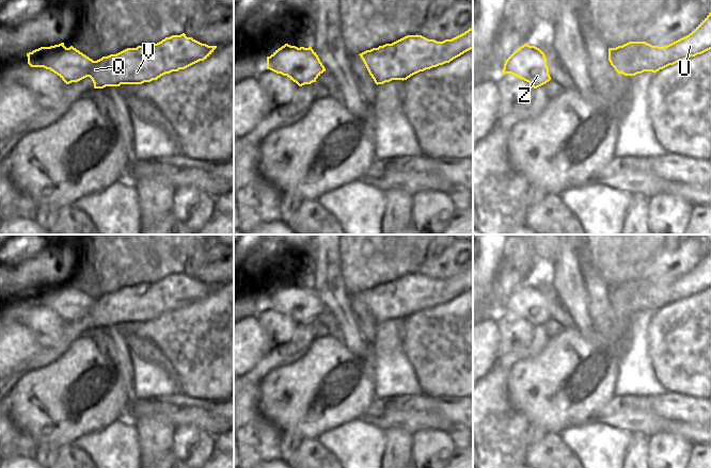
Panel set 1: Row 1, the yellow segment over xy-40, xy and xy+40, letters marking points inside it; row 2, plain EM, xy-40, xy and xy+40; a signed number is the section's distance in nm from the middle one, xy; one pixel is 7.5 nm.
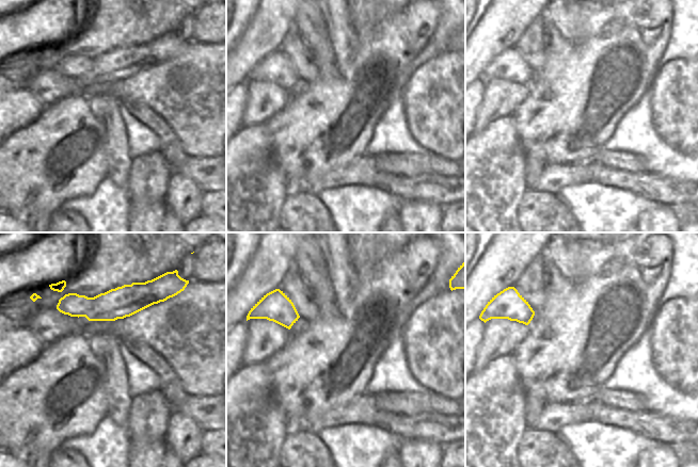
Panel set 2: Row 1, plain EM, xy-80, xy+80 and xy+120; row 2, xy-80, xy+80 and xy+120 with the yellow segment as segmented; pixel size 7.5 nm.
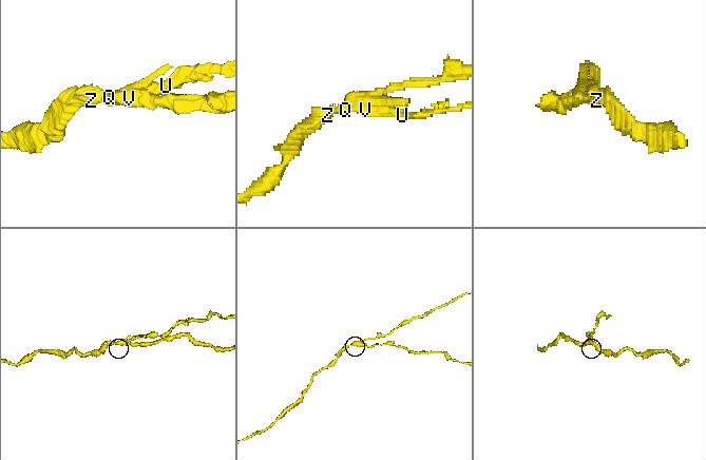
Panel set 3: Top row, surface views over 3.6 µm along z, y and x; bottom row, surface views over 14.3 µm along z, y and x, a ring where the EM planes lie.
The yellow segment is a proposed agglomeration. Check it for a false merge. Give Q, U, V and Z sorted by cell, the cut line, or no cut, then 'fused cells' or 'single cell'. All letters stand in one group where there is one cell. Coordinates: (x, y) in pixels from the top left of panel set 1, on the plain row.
Q V Z / U | xy (377, 287), (419, 299), (421, 309) | fused cells

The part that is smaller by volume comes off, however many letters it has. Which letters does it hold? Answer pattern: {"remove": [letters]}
{"remove": ["U"]}

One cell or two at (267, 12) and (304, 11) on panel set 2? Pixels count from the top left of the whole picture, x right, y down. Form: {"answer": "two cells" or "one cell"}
{"answer": "two cells"}

